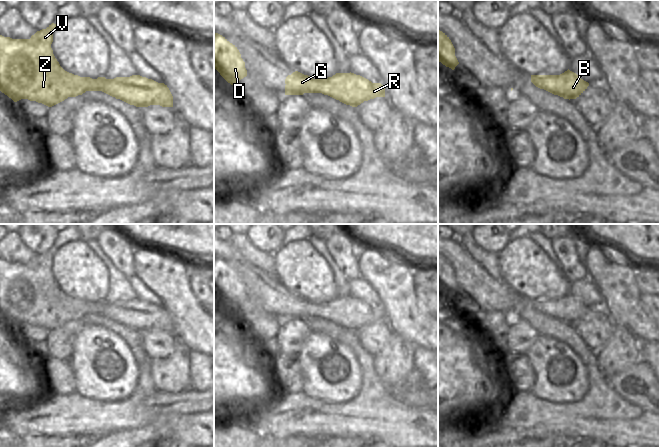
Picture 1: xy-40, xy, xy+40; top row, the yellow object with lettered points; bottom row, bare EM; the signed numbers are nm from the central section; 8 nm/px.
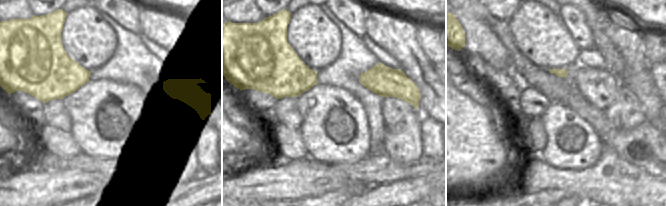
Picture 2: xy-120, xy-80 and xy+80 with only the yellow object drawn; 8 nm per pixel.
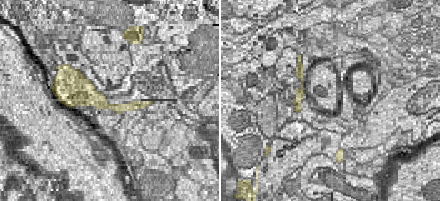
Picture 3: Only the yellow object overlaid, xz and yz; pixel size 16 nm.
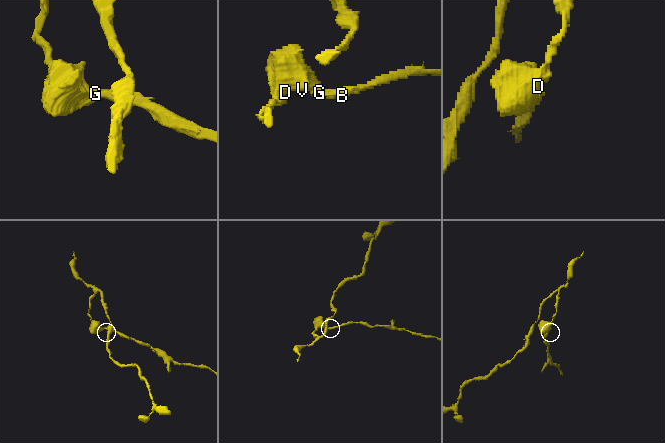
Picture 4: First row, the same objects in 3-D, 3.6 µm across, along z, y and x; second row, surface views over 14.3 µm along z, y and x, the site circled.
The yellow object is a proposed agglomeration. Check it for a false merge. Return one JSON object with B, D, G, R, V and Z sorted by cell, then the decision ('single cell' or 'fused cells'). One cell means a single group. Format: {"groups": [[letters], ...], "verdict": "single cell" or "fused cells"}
{"groups": [["B", "R"], ["D", "G", "V", "Z"]], "verdict": "fused cells"}

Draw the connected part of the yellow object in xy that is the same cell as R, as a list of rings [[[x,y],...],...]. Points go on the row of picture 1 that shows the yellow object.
[[[336,73],[326,79],[313,79],[315,81],[330,81],[337,84],[341,90],[339,101],[357,107],[364,101],[376,97],[385,97],[385,88],[381,83],[372,83],[368,79],[354,73]]]

